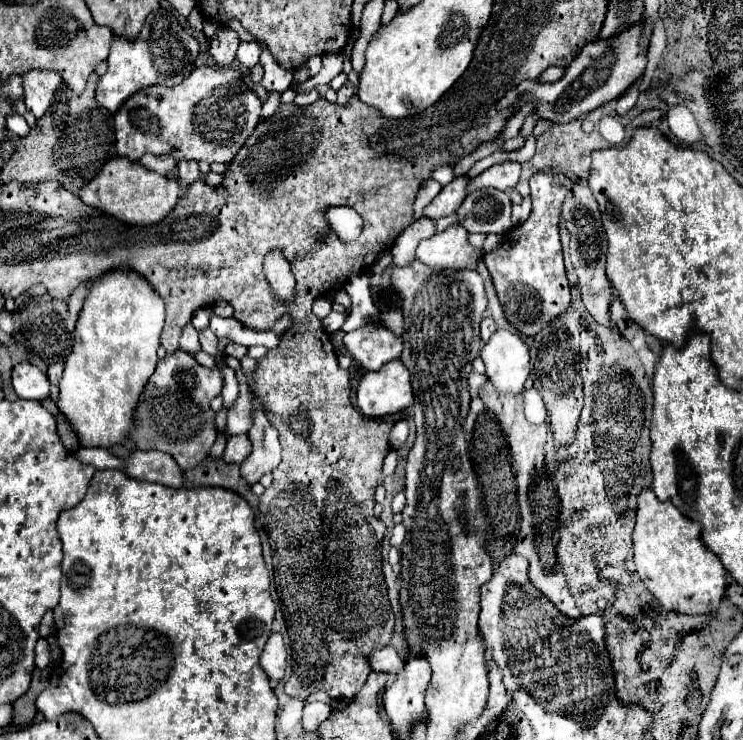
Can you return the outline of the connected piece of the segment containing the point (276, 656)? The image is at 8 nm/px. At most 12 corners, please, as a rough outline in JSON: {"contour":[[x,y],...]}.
{"contour":[[271,634],[261,654],[261,668],[271,680],[285,674],[281,634]]}

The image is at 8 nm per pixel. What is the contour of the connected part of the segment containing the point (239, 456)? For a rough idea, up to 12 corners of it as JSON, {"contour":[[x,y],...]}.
{"contour":[[247,434],[229,438],[223,460],[241,464],[251,452]]}

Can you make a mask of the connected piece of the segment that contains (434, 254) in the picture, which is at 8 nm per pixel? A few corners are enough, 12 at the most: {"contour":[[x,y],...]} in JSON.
{"contour":[[463,228],[419,244],[417,260],[435,268],[475,268],[483,250]]}

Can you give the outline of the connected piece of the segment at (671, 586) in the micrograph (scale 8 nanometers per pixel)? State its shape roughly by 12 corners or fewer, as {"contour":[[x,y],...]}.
{"contour":[[639,494],[639,578],[661,608],[715,616],[727,588],[699,524]]}

